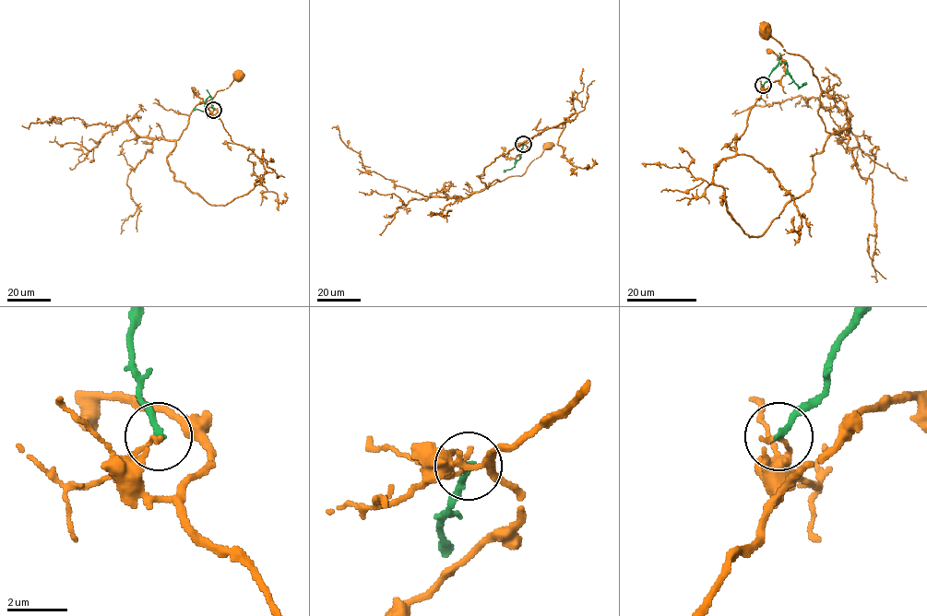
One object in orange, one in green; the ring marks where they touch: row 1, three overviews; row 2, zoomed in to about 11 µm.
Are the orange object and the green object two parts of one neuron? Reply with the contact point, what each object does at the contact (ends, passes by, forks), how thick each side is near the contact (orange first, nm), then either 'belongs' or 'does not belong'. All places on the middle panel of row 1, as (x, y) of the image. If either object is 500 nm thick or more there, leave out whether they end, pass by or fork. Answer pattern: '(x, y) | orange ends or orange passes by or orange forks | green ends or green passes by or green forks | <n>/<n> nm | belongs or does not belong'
(523, 144) | orange ends | green ends | 150/200 nm | does not belong

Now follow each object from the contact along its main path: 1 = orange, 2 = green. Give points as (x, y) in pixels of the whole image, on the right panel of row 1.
1: (763, 86), (736, 153), (714, 171), (748, 236), (811, 187), (829, 134), (813, 67), (766, 31)
2: (763, 86), (769, 74), (779, 64), (785, 63), (787, 73), (800, 87), (805, 82)

